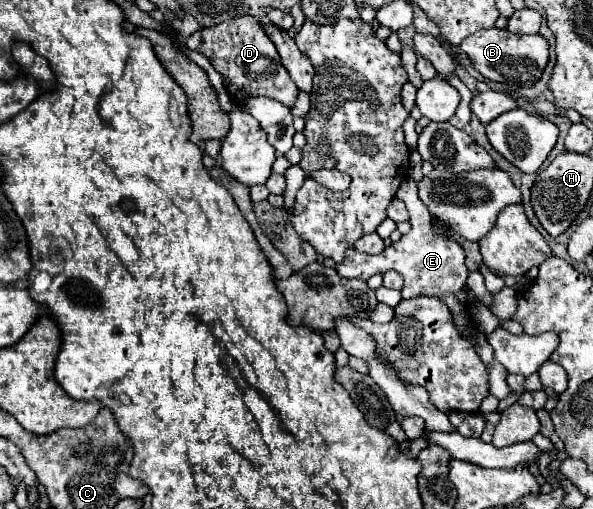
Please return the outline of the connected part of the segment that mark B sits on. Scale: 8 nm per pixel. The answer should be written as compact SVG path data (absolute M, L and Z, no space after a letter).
M484 29L466 37L460 43L460 49L468 55L476 71L480 71L490 81L500 81L510 87L532 87L546 63L548 63L548 43L542 35L512 35L506 29Z

